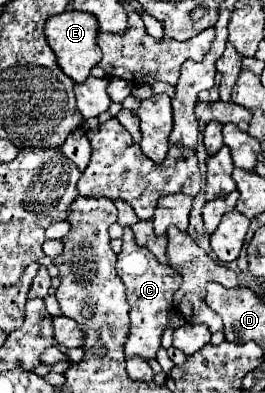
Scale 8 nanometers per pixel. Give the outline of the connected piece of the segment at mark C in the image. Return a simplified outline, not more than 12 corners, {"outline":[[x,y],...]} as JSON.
{"outline":[[124,227],[116,273],[126,285],[126,357],[160,349],[180,273]]}

